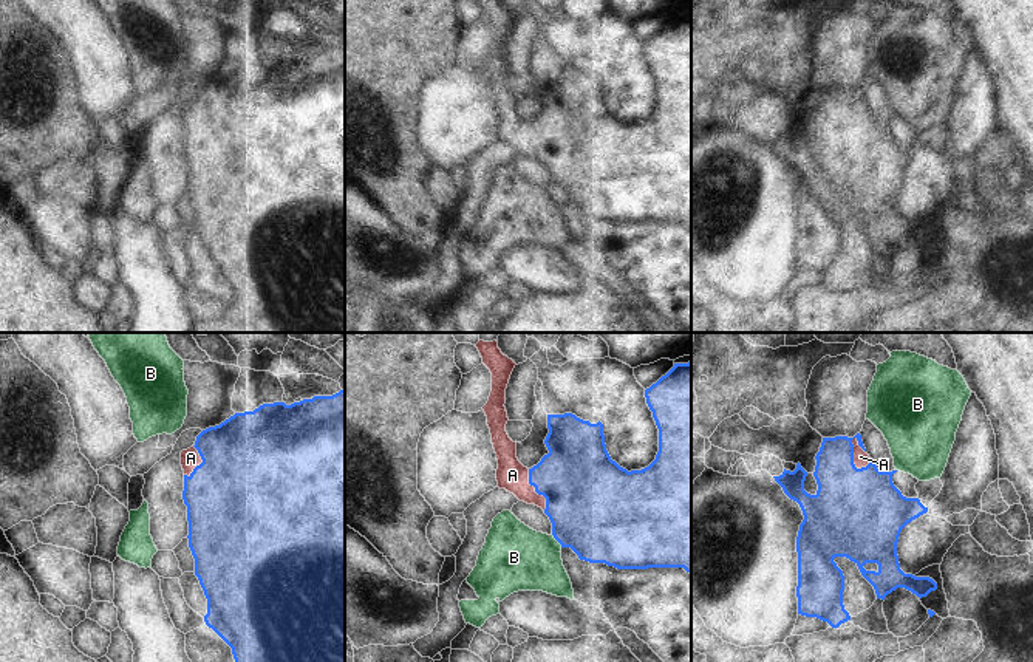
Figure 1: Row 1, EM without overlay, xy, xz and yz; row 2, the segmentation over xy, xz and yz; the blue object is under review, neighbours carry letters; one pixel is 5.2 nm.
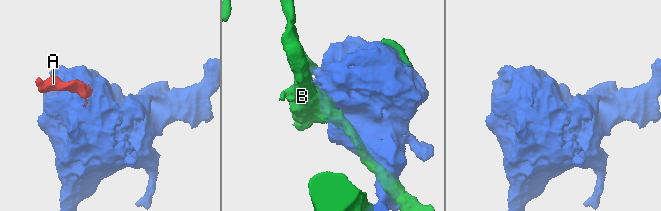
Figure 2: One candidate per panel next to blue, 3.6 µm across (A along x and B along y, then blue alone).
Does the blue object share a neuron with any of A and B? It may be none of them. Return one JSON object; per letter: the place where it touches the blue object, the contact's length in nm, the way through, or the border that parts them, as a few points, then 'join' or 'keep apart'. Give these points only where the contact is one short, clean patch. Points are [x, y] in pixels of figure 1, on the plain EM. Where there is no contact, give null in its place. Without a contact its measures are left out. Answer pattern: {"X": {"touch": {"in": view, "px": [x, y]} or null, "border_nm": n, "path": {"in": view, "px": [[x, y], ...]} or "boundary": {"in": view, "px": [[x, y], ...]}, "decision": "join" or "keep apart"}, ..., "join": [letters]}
{"A": {"touch": {"in": "yz", "px": [852, 107]}, "border_nm": 180, "path": {"in": "yz", "px": [[849, 155], [852, 107], [860, 110]]}, "decision": "join"}, "B": {"touch": {"in": "xz", "px": [555, 192]}, "border_nm": 90, "decision": "keep apart"}, "join": ["A"]}

